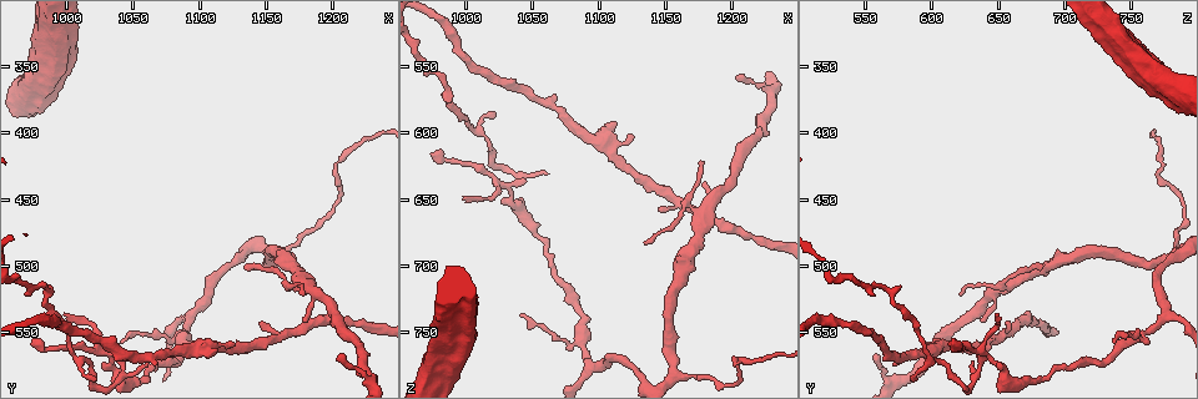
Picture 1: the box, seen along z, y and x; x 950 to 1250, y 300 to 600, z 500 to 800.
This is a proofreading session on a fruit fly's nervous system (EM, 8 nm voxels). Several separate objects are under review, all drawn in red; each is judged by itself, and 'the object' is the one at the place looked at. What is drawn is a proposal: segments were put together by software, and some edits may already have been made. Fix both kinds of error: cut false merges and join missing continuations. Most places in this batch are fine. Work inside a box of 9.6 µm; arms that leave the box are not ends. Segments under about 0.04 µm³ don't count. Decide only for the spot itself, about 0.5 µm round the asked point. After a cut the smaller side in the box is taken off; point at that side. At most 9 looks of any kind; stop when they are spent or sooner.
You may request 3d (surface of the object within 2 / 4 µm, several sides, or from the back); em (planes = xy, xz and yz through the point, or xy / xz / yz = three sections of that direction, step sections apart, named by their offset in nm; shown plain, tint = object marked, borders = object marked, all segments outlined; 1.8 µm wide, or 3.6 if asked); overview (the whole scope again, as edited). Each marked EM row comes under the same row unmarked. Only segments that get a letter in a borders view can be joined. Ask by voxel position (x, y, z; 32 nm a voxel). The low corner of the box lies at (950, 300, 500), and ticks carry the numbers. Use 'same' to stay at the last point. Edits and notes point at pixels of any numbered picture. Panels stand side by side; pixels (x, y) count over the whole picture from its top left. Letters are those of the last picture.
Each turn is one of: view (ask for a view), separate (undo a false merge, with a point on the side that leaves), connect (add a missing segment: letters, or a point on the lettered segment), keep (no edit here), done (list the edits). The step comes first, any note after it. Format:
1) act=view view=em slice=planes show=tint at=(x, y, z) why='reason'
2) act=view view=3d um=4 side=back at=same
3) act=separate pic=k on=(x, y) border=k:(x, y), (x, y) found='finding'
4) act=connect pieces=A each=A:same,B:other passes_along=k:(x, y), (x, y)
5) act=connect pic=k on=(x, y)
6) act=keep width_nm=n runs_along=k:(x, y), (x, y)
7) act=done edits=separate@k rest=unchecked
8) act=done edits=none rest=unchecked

act=view view=em um=3.6 slice=planes show=borders at=(1042, 558, 736) why='tapers out'

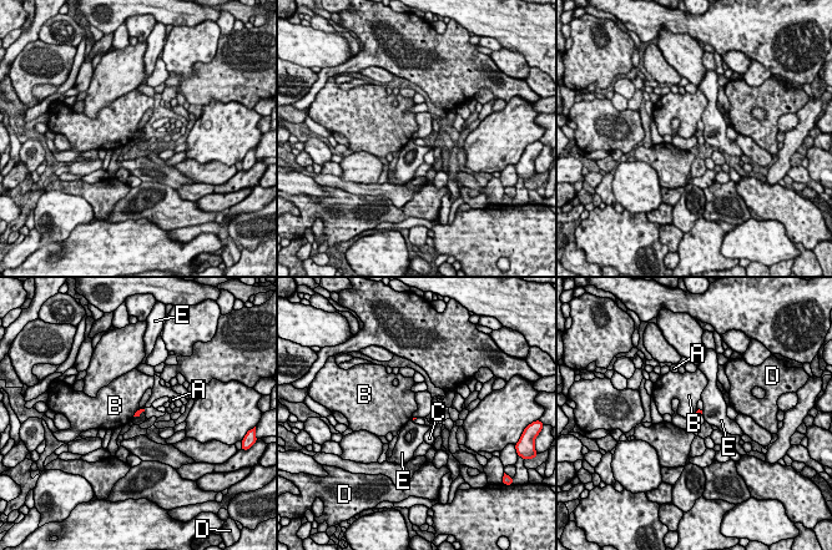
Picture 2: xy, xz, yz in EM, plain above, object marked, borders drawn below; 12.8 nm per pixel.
act=keep each=A:other,B:other,C:other,D:other,E:other border=2:(144, 408), (140, 408), (132, 415) found='no lettered segment goes on from it'

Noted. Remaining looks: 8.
act=view view=3d um=2 at=(976, 556, 614) why='thin end'

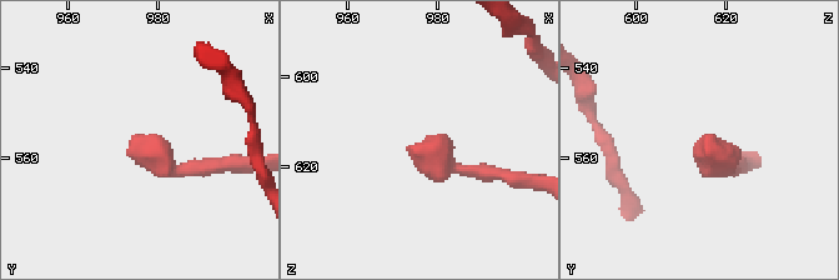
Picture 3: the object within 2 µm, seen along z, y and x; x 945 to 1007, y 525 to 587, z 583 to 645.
act=view view=em slice=planes show=borders at=(975, 555, 615)

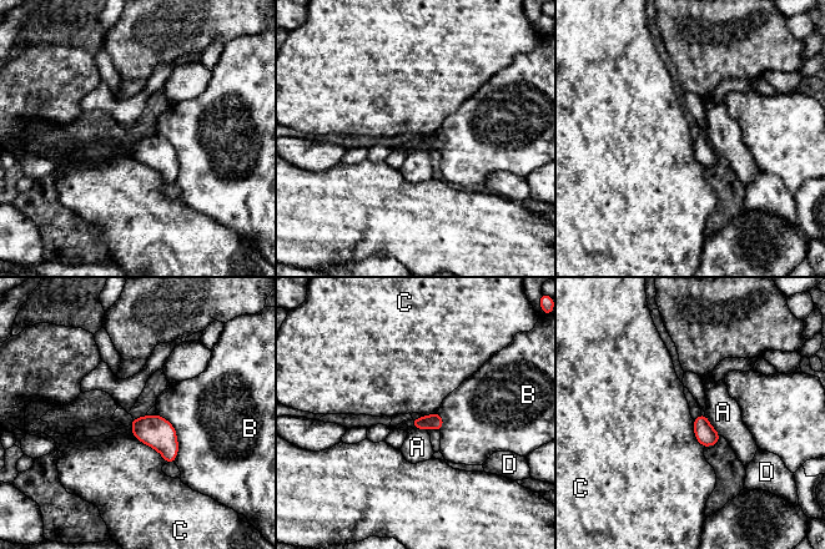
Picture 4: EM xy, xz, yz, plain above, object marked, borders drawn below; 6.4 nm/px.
act=keep width_nm=100 each=A:other,B:other,C:other,D:other border=4:(130, 426), (134, 436), (167, 462) found='none of them fits'

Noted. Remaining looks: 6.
act=view view=3d um=2 at=(1032, 572, 644) why='calibre changes'

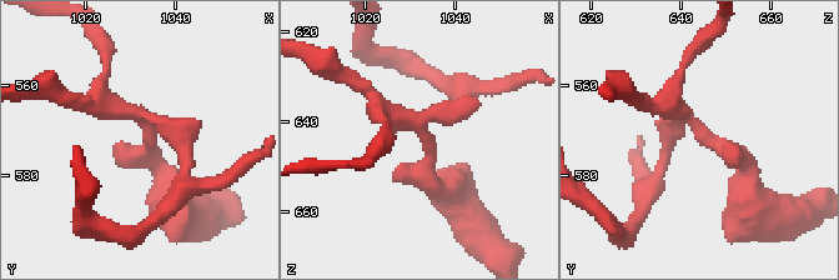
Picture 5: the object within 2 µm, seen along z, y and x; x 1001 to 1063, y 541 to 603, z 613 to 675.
act=view view=em slice=planes show=borders at=(1033, 573, 645)

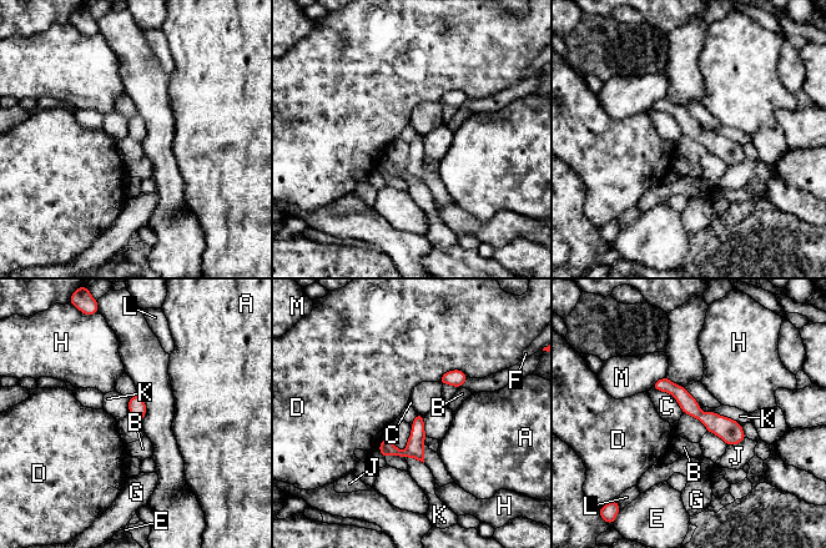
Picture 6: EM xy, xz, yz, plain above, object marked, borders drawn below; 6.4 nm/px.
act=keep width_nm=110 each=A:other,B:other,C:other,D:other,E:other,F:other,G:other,H:other,J:other,K:other,L:other,M:other border=6:(699, 406), (740, 423) found='continuous, no second cell'

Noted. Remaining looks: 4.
act=view view=em slice=planes show=borders at=(1144, 544, 658) why='branch stops here'

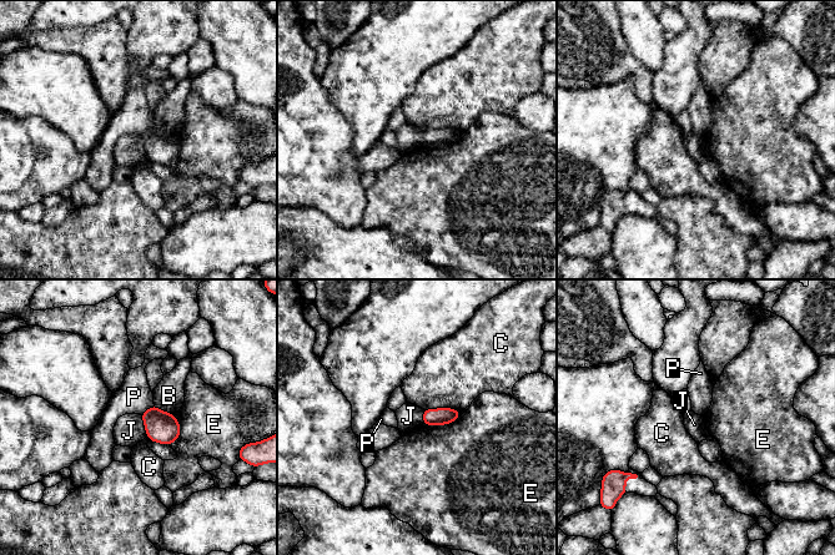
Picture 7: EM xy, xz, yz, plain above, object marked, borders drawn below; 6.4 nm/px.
act=keep each=B:other,C:other,E:other,J:other,P:other border=7:(140, 415), (147, 435) found='no lettered segment goes on from it'

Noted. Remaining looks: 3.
act=done edits=none rest=unchecked

